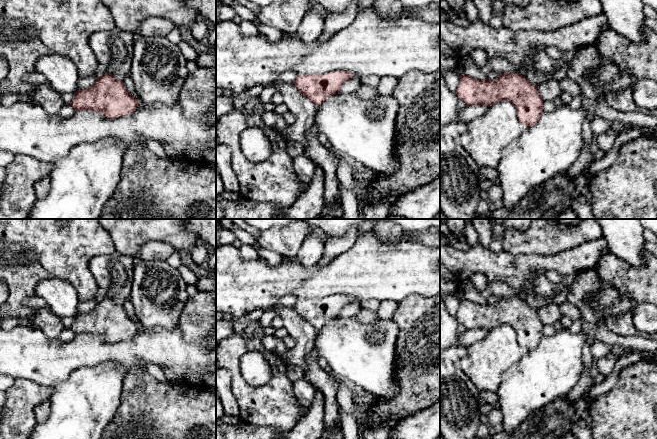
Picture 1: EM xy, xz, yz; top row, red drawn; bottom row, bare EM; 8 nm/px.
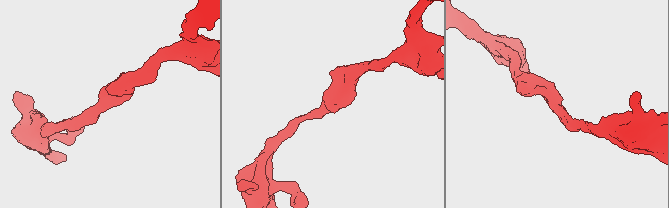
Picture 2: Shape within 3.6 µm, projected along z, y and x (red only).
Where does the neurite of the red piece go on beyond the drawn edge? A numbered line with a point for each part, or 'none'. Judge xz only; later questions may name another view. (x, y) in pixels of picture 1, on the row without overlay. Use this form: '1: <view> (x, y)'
none

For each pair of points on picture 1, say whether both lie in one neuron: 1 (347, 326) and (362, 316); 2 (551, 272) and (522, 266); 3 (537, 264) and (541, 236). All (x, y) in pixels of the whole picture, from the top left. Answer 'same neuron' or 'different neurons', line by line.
1: different neurons
2: same neuron
3: different neurons

